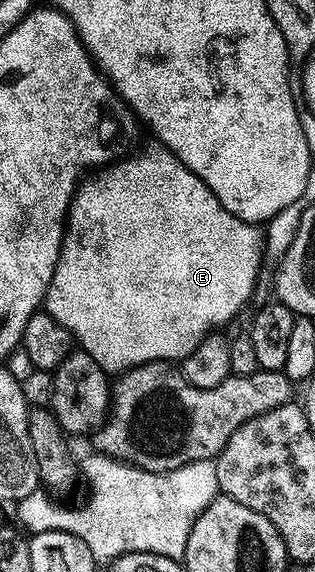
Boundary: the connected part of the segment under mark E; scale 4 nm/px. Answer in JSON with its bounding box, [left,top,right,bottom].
[43,143,263,375]

